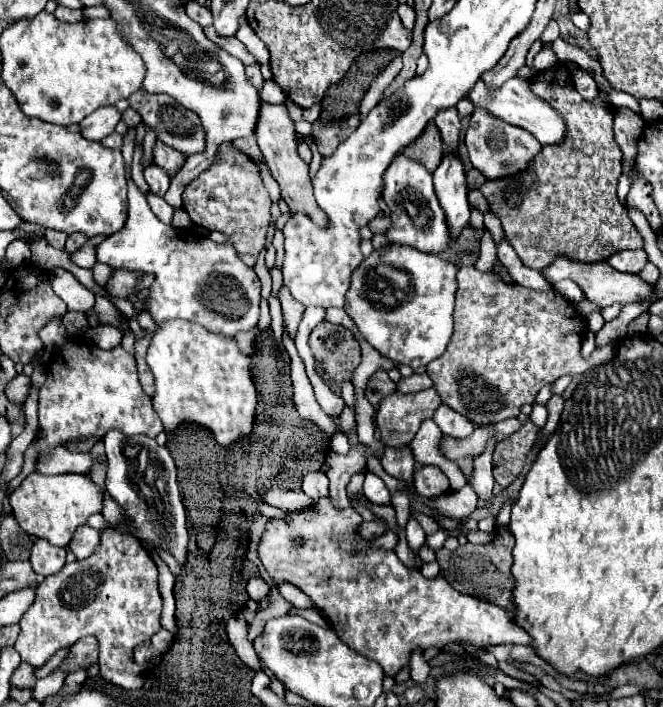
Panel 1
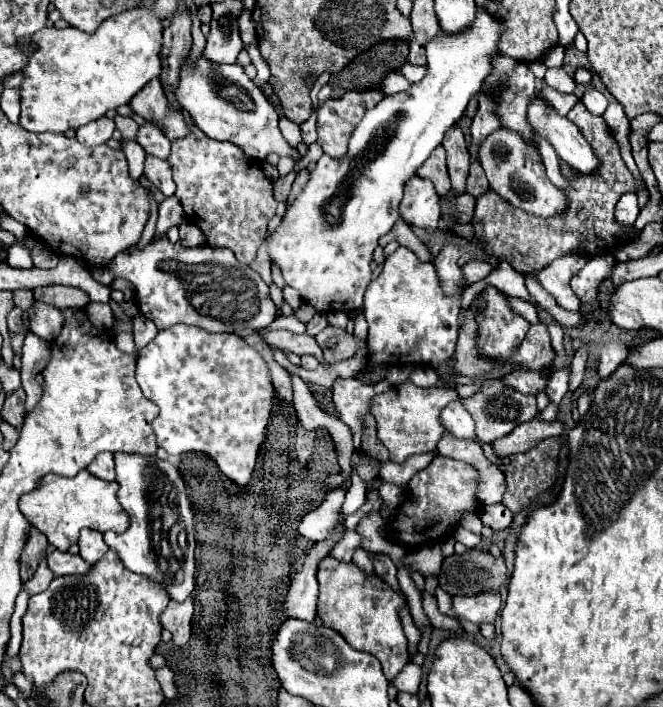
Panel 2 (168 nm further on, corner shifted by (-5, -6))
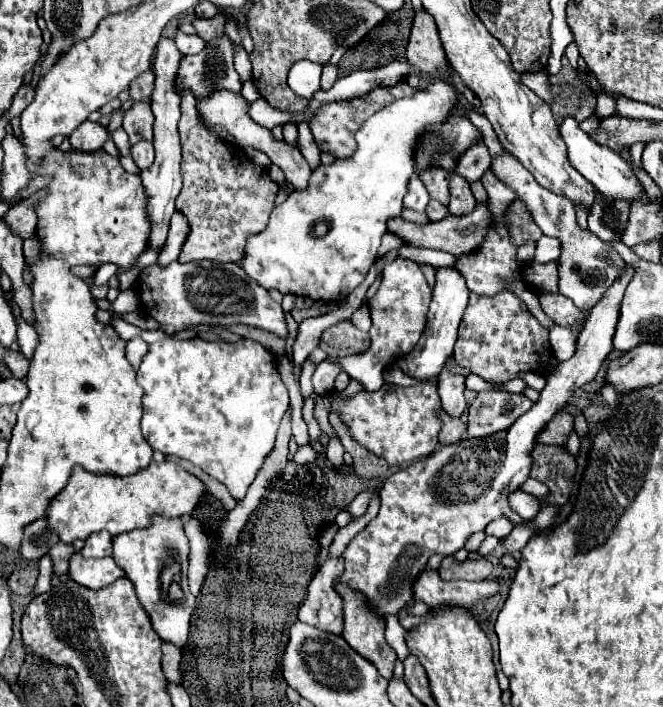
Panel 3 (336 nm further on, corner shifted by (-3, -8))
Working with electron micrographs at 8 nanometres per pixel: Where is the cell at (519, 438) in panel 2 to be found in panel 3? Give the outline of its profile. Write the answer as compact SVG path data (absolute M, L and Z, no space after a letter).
M560 412L538 434L538 442L540 444L566 444L568 434L572 432L572 428L574 428L572 416L566 414L566 412Z

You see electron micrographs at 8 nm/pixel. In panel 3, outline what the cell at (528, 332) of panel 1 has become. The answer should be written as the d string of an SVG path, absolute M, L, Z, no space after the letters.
M480 392L468 408L468 438L484 438L502 430L508 430L524 412L532 408L532 402L522 394L512 392Z

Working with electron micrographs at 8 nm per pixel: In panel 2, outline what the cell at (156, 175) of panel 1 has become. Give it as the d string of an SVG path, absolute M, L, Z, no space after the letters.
M146 154L146 160L144 160L144 174L148 176L148 180L152 184L156 184L164 196L174 196L174 190L176 190L176 184L172 180L172 170L170 170L170 164L162 158L154 158L150 154Z

